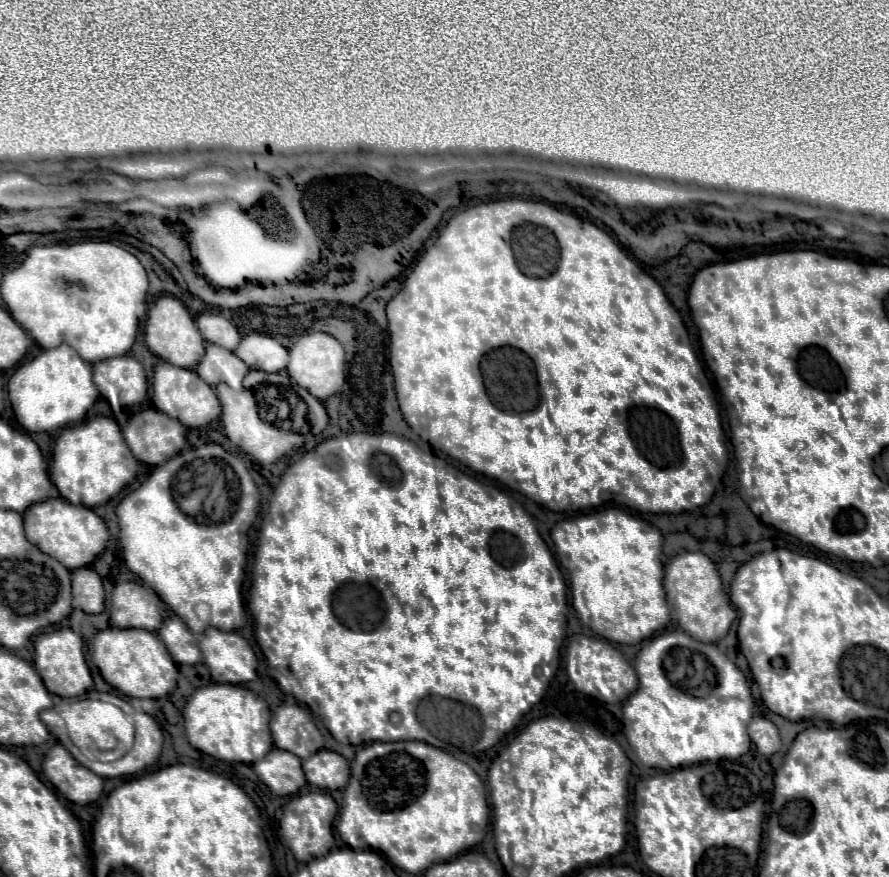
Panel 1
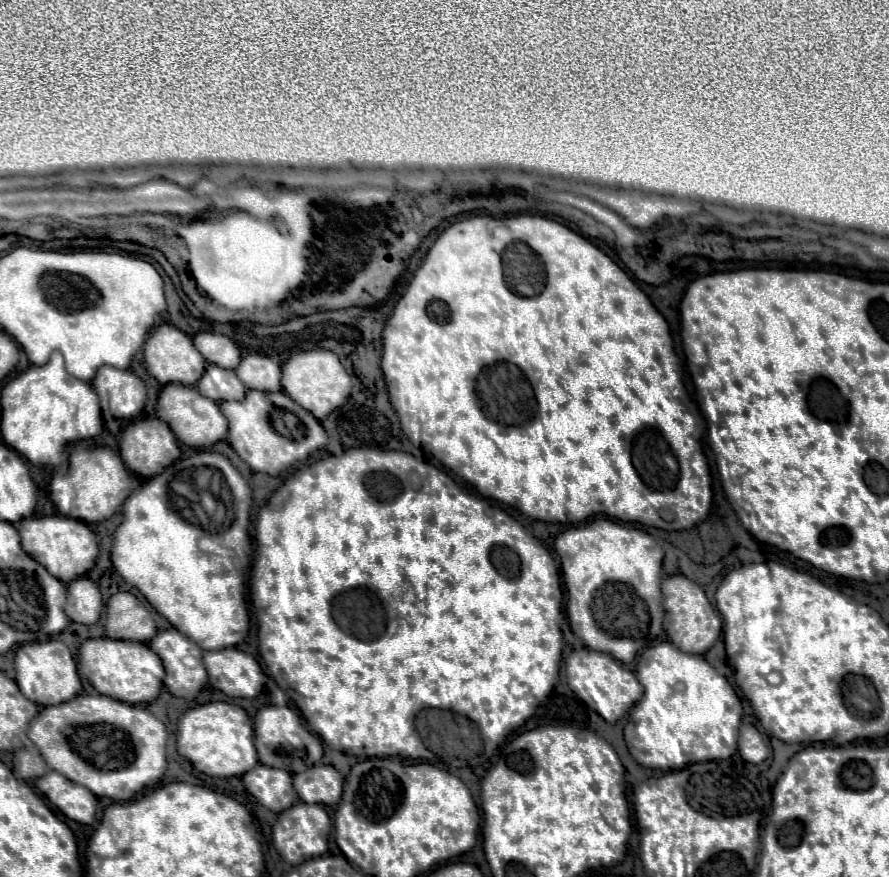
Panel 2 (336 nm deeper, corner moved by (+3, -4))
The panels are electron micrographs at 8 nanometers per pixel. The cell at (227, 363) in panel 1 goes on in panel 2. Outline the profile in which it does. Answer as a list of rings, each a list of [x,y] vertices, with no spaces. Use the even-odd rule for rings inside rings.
[[[207,364],[205,374],[201,382],[197,384],[197,390],[201,396],[213,400],[213,402],[223,402],[223,400],[241,400],[245,398],[245,386],[237,378],[235,370],[221,370],[221,366]]]

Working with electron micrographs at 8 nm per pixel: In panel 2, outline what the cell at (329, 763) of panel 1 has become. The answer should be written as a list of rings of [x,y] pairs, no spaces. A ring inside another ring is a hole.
[[[317,764],[293,776],[293,788],[307,804],[335,806],[341,800],[343,776],[327,764]]]

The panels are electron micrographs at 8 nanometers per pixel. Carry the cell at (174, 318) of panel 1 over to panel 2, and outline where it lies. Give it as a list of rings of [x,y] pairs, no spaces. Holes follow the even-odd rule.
[[[161,324],[157,330],[151,332],[151,336],[145,342],[143,348],[145,356],[145,368],[151,376],[155,376],[161,384],[183,384],[183,386],[193,386],[199,382],[205,370],[205,358],[197,354],[197,348],[193,346],[191,338],[177,330],[171,324]]]

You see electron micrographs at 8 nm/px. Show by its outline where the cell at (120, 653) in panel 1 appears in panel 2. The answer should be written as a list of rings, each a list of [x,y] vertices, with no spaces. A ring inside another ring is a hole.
[[[111,638],[85,640],[79,648],[79,674],[83,674],[99,694],[127,702],[127,704],[147,704],[153,702],[163,686],[165,670],[161,658],[141,642],[125,642]]]

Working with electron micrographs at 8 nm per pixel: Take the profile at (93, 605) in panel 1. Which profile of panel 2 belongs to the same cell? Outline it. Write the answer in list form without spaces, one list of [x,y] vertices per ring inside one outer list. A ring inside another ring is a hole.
[[[77,578],[67,586],[65,614],[79,624],[95,624],[101,616],[103,598],[89,578]]]

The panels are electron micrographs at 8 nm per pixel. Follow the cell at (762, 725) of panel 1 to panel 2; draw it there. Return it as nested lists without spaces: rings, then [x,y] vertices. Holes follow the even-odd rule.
[[[743,724],[739,728],[739,754],[751,764],[761,764],[769,756],[769,748],[765,746],[759,730],[751,724]]]

